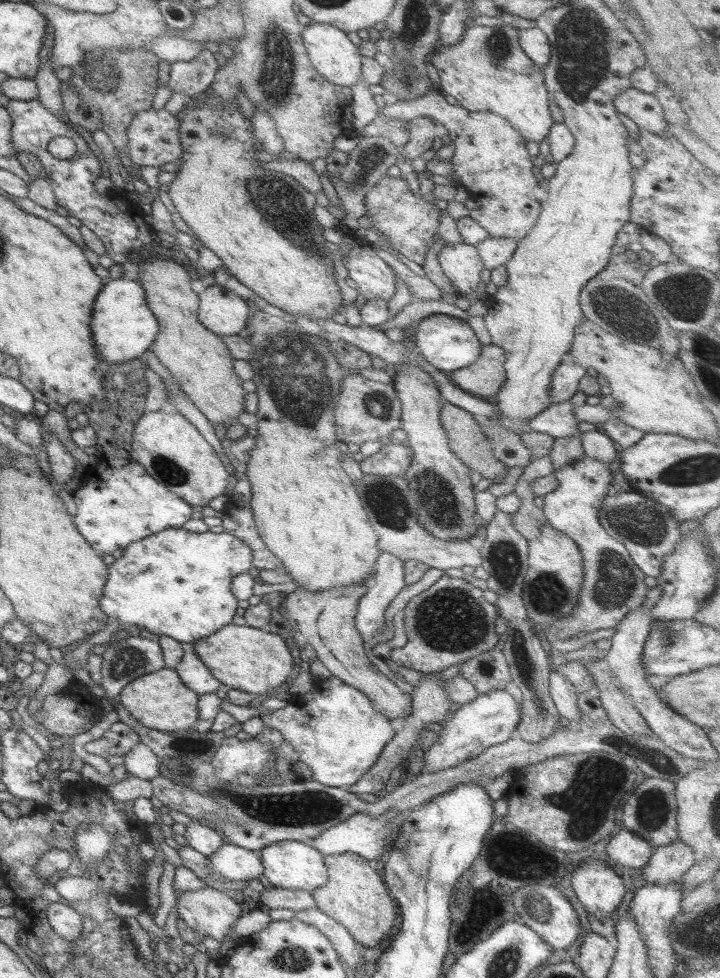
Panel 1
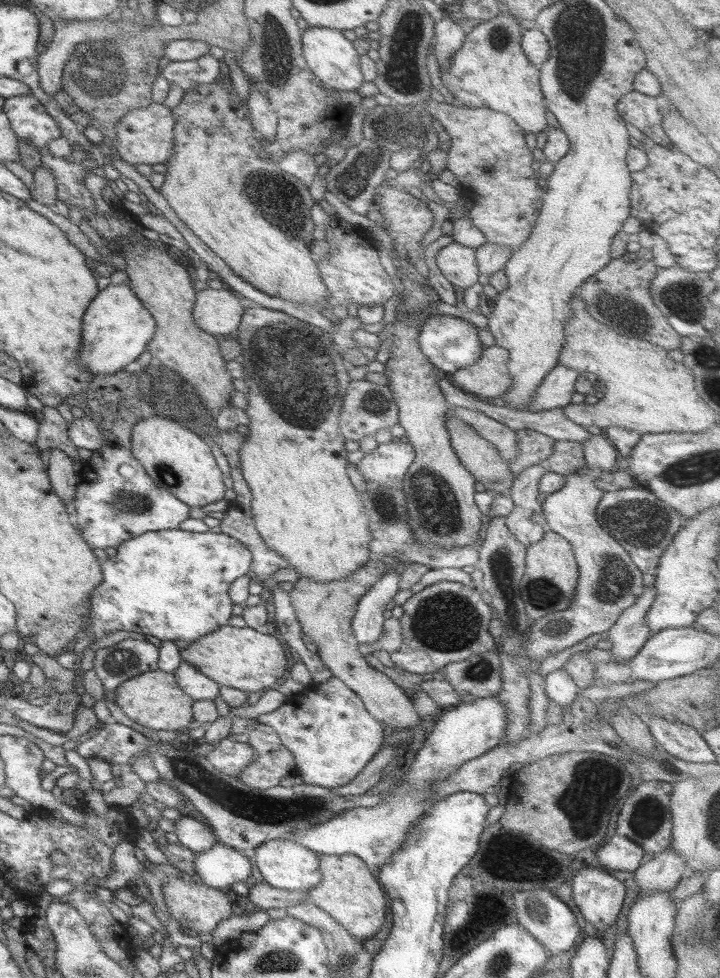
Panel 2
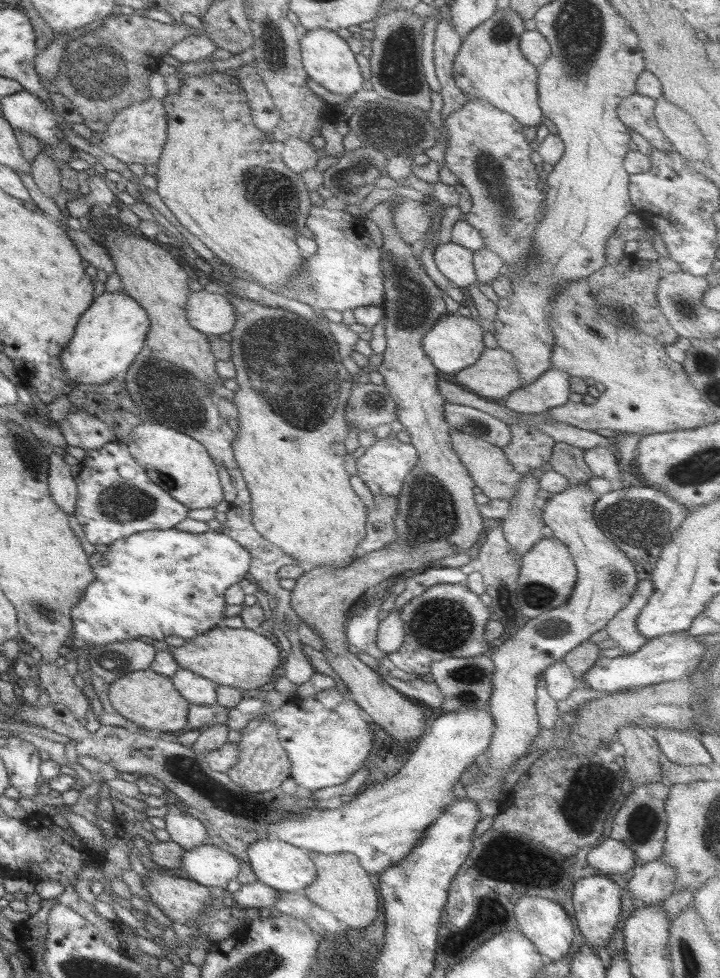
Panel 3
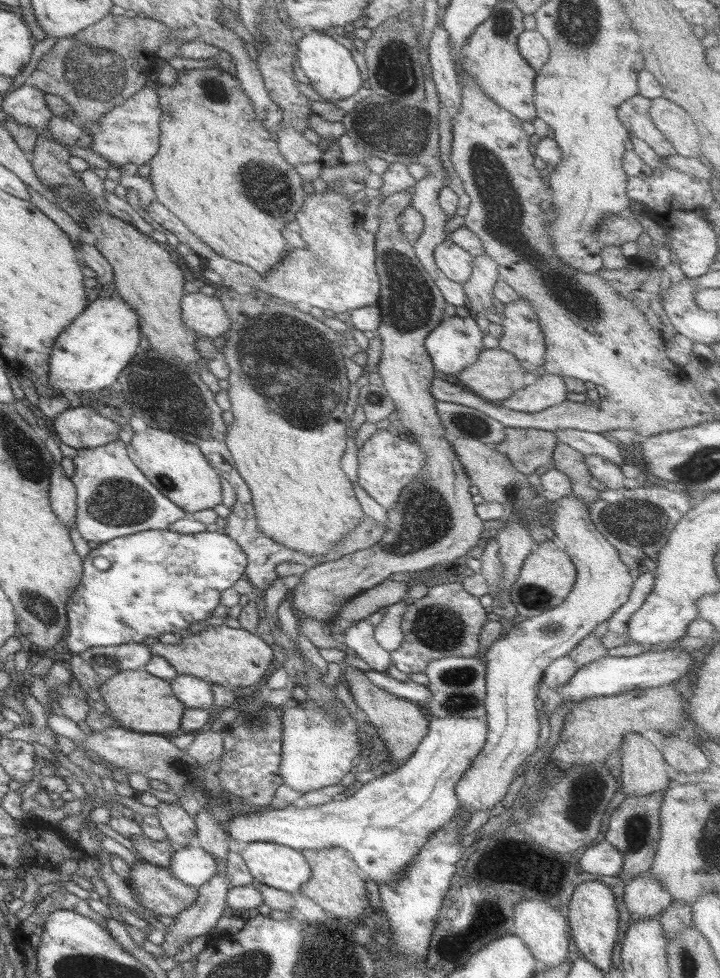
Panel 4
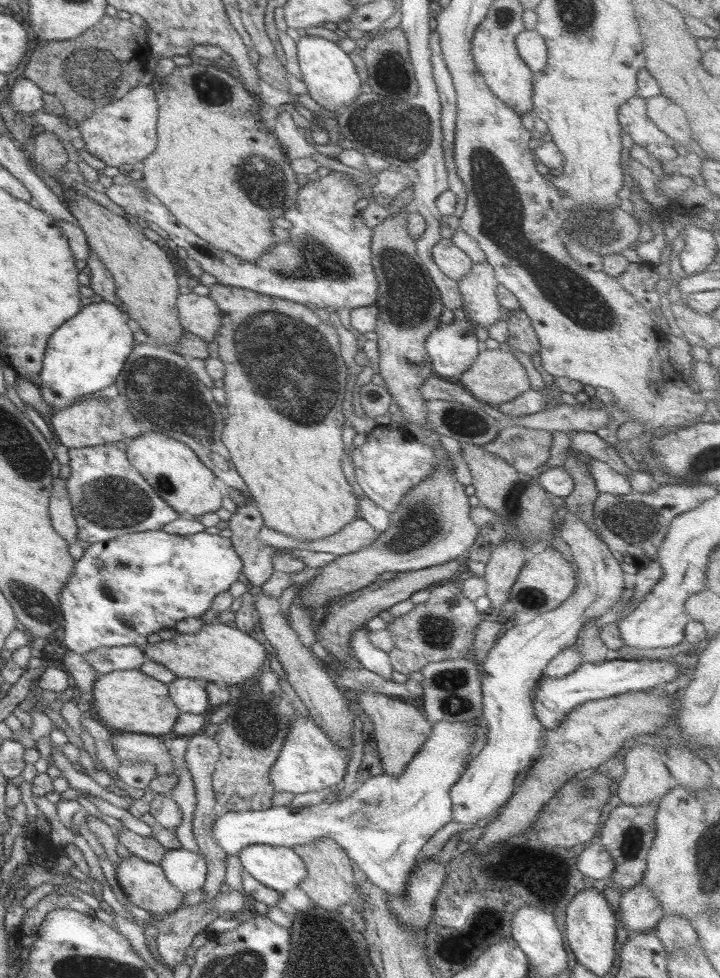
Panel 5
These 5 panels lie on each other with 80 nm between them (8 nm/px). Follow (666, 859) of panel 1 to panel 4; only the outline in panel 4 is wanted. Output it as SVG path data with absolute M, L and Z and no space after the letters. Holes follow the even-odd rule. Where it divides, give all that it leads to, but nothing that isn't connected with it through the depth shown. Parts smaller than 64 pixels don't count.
M647 871L625 885L622 899L629 912L630 923L659 916L672 901Z

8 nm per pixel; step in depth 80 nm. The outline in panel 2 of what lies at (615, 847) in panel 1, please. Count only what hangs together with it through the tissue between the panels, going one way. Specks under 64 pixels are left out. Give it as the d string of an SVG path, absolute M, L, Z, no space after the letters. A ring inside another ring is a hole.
M611 836L607 843L595 852L596 861L602 869L634 872L646 858L643 850L625 836Z

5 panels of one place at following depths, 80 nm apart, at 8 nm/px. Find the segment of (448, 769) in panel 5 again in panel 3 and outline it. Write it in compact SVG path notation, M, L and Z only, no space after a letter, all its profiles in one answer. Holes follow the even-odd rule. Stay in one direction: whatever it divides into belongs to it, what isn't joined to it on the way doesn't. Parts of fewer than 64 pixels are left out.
M487 705L484 709L463 709L458 710L457 712L439 713L438 717L431 719L427 723L427 728L425 731L423 730L423 734L418 739L418 744L416 744L412 749L409 757L407 757L407 761L403 764L403 767L401 767L401 769L399 769L391 778L386 778L381 782L371 783L363 792L358 793L349 804L344 803L341 808L337 808L335 810L311 810L307 811L307 813L297 813L297 815L291 815L291 817L285 816L281 818L281 821L273 822L273 825L269 823L269 825L267 825L267 829L265 829L265 837L263 837L263 839L281 840L284 841L285 844L289 844L295 848L301 848L308 853L318 853L325 855L346 853L352 855L354 859L358 861L360 869L365 871L365 874L380 875L381 871L391 868L393 865L397 864L397 862L401 862L401 860L403 860L405 856L411 852L411 848L415 846L417 838L421 836L421 833L425 832L425 827L429 827L429 824L433 824L433 820L437 820L437 816L441 816L441 812L443 812L445 808L449 808L448 804L451 804L457 798L457 796L454 796L453 794L453 784L457 782L457 779L465 770L465 768L471 766L473 763L479 760L483 752L488 747L489 741L491 740L493 727L493 717L490 715Z

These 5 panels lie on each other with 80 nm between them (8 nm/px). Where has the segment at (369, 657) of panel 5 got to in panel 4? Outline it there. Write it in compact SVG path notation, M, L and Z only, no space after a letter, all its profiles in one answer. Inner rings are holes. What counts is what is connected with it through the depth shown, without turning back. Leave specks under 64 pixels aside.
M367 618L358 621L345 628L340 640L357 658L361 658L371 669L381 673L390 664L390 652L383 650L375 642L374 627Z

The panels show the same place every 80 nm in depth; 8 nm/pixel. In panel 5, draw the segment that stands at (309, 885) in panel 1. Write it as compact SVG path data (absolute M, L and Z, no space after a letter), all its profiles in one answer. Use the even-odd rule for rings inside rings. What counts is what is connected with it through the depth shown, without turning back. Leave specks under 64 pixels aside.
M253 844L242 847L237 857L247 875L277 893L296 888L305 879L304 865L291 848Z

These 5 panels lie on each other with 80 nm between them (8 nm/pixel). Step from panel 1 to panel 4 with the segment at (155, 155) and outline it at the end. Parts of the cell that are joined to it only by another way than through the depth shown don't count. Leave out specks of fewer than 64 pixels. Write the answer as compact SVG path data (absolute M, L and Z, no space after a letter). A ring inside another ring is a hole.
M144 86L135 94L108 110L96 124L85 126L85 132L91 137L91 150L109 163L148 164L153 158L159 143L159 119L161 118L156 91Z

